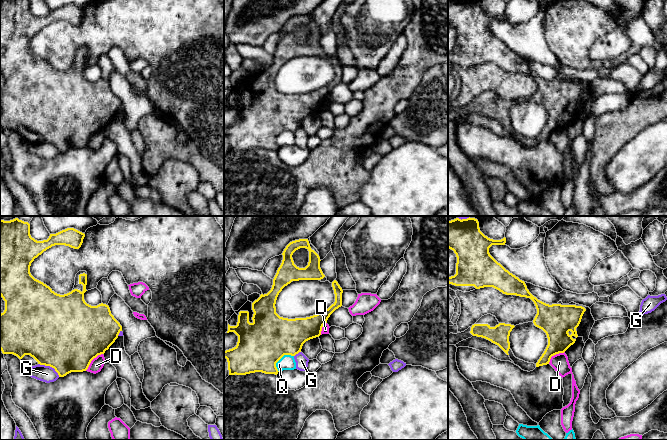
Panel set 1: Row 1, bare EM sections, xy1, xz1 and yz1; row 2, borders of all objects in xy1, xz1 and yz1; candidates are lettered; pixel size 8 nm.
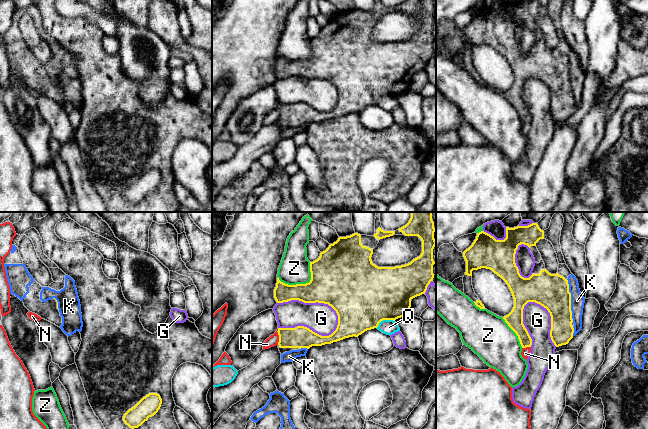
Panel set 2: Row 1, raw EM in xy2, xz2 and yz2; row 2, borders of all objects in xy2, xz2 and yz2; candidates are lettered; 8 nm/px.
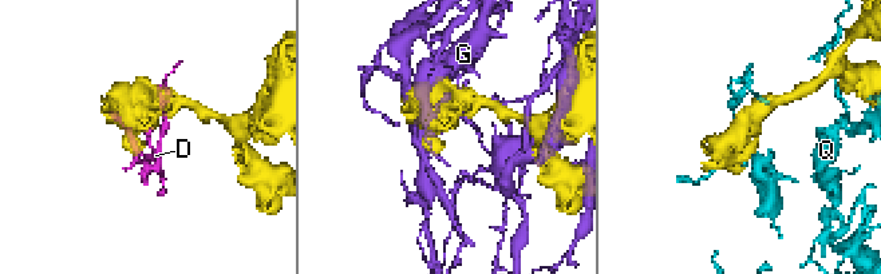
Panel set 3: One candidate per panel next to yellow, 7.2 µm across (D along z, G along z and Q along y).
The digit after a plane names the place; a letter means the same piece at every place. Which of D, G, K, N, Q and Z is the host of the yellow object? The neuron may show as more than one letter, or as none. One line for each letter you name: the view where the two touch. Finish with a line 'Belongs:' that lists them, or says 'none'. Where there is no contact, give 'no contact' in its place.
K: contact in yz2
Belongs: K

